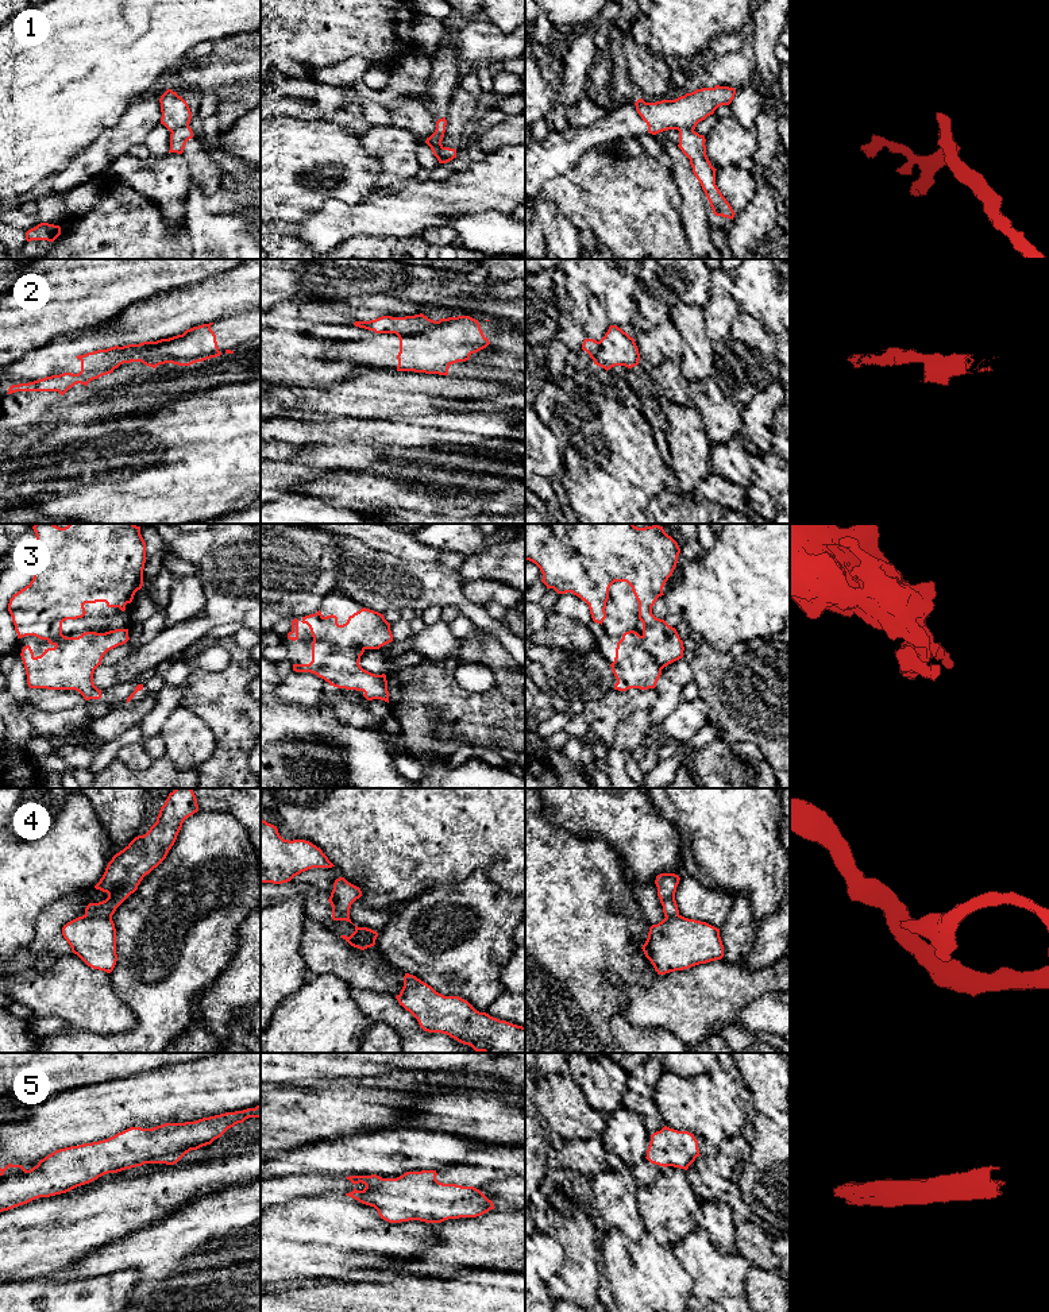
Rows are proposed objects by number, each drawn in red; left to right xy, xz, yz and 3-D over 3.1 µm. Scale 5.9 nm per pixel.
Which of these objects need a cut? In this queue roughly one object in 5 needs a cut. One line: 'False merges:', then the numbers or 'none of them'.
False merges: 1, 2, 4

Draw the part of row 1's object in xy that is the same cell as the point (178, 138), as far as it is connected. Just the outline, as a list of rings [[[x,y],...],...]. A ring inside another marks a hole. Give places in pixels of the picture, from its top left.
[[[189,126],[182,127],[170,134],[170,150],[169,153],[182,154],[185,144],[193,138],[193,131]]]

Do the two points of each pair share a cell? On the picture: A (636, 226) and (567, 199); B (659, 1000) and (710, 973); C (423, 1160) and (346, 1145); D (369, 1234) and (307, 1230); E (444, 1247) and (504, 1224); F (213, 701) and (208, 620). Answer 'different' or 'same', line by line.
A: same
B: same
C: same
D: same
E: same
F: different

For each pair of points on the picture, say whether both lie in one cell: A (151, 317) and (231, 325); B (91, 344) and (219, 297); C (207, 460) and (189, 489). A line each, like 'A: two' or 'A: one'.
A: two
B: one
C: two

